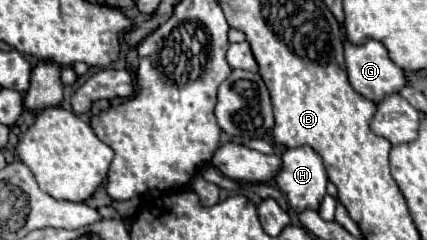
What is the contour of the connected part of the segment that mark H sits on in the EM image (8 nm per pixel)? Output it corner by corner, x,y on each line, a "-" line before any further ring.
308,146
286,150
282,154
282,170
276,176
276,184
288,196
296,212
306,208
318,210
328,184
322,158

